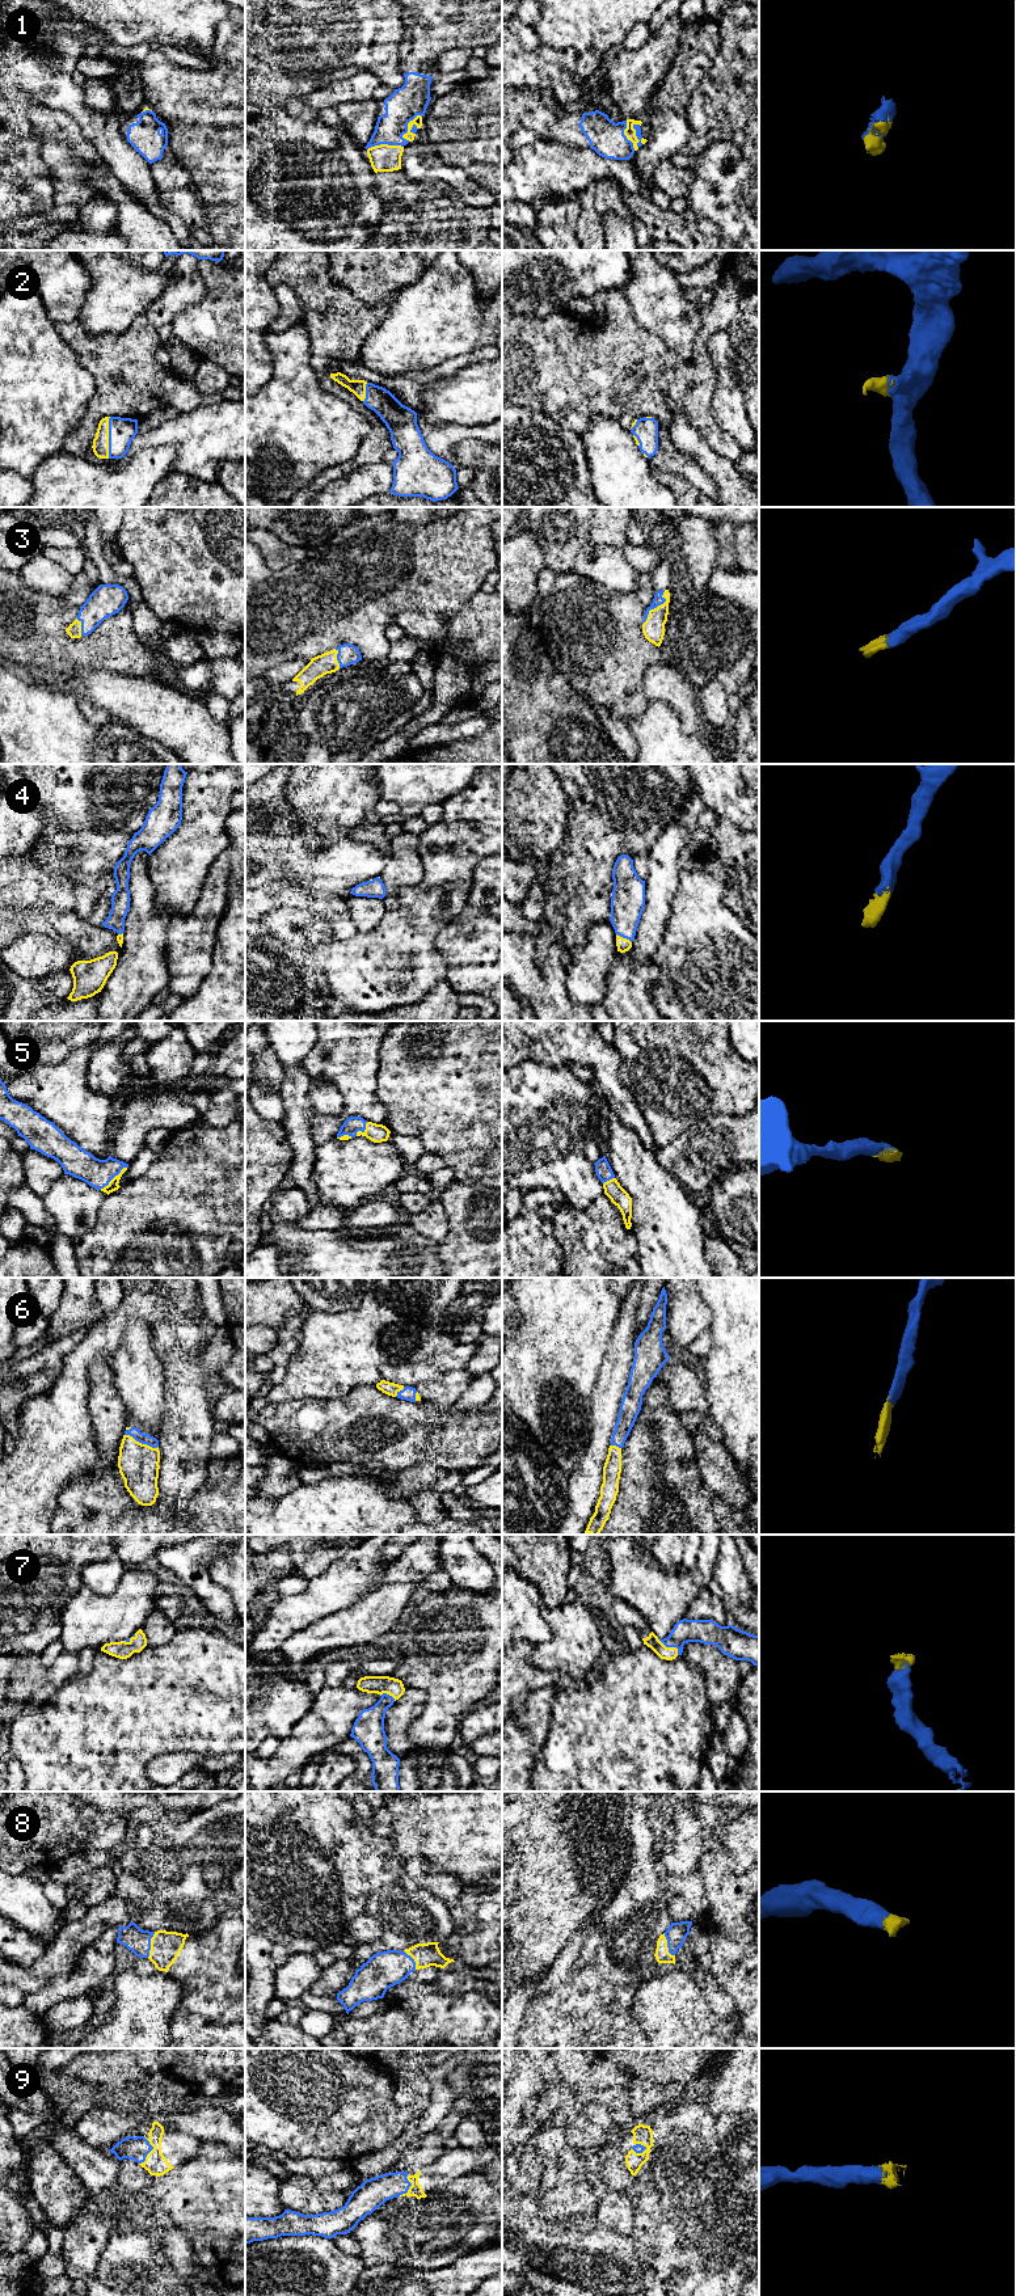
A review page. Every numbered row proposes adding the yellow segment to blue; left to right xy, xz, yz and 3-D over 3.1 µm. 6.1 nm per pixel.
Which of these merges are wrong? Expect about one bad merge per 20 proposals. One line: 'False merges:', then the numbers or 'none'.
False merges: none

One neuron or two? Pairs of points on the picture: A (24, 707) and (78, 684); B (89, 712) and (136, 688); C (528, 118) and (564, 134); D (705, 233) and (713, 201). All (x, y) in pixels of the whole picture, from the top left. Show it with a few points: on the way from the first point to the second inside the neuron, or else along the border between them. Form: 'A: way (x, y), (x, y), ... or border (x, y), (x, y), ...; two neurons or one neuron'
A: border (32, 682), (71, 693), (75, 697); two neurons
B: border (76, 696), (106, 710), (117, 721); two neurons
C: way (538, 118), (542, 118), (555, 129); one neuron
D: border (696, 218), (711, 220), (722, 236); two neurons

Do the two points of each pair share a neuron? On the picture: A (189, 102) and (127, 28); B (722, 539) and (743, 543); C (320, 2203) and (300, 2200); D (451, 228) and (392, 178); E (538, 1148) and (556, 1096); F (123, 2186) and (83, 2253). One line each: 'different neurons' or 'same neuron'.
A: different neurons
B: different neurons
C: same neuron
D: same neuron
E: same neuron
F: same neuron

